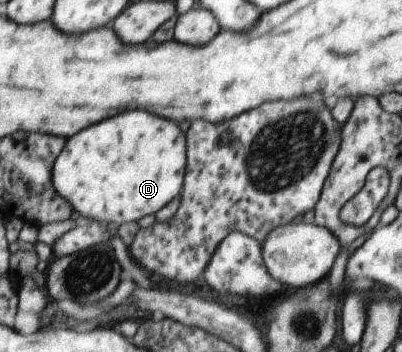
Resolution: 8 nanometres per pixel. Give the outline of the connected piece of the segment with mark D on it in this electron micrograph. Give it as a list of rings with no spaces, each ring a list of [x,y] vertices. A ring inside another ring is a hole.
[[[128,111],[110,117],[86,131],[68,139],[54,167],[54,186],[56,192],[64,197],[85,222],[99,222],[104,225],[118,226],[137,222],[146,215],[157,214],[169,206],[183,193],[189,164],[187,137],[178,123],[162,119],[148,111]]]

